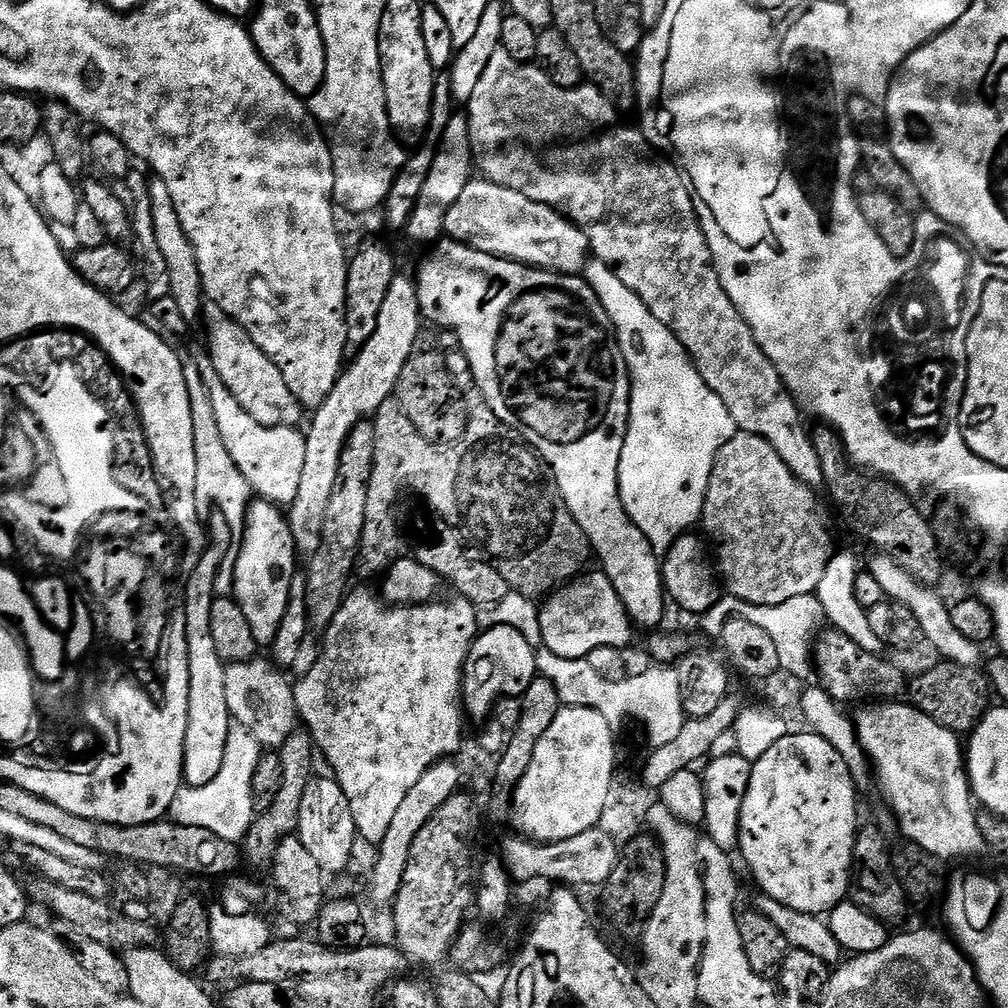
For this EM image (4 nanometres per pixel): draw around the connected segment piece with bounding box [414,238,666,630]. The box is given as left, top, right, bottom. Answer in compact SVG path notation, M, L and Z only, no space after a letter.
M441 239L432 250L433 252L421 262L420 273L415 273L414 276L421 317L427 323L429 320L430 323L437 324L437 326L432 325L437 329L449 328L456 335L455 343L466 354L476 384L482 390L490 410L494 410L494 414L499 420L506 422L506 426L514 429L531 448L534 448L537 456L552 469L552 475L556 478L556 485L560 488L560 493L570 510L570 514L578 522L578 526L582 526L595 559L596 556L600 559L601 565L599 564L599 567L613 584L618 598L624 603L624 608L628 612L632 624L637 629L659 629L666 595L662 575L662 560L650 546L646 534L642 534L642 530L638 530L638 526L634 526L634 522L626 514L624 503L620 497L618 470L622 458L622 446L626 442L626 434L628 433L632 379L628 373L626 358L622 354L620 343L616 341L616 332L612 329L610 318L606 314L602 302L598 302L598 294L594 294L594 290L588 285L588 281L584 279L583 275L565 276L562 272L549 272L543 268L533 268L527 264L520 264L516 260L504 260L500 256L491 256L482 250L474 250L470 245L460 244L457 240Z

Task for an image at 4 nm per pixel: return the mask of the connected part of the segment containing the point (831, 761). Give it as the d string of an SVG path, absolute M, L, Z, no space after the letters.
M803 731L797 736L783 736L770 746L770 750L766 750L766 754L762 754L762 758L754 761L750 790L746 790L746 802L742 802L738 852L744 855L763 895L774 898L774 902L782 902L782 906L790 906L790 910L823 917L845 903L850 892L850 881L854 876L852 855L858 827L858 793L842 754L838 754L830 742L815 732Z

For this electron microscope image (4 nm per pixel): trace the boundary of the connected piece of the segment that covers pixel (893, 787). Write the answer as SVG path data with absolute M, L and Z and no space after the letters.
M908 702L865 703L855 709L854 723L862 750L872 761L878 792L884 795L883 803L896 817L899 835L945 862L968 860L986 852L976 821L978 808L968 785L966 752L957 733L946 730L946 726L938 726L934 718L922 714Z

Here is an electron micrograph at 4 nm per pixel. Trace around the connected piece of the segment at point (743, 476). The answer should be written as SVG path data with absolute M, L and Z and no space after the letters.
M737 431L730 442L718 450L714 470L706 486L702 528L708 531L714 564L727 595L754 606L776 606L798 595L815 593L834 555L828 516L816 495L792 473L782 458L778 458L778 450L774 450L770 442L754 434Z

